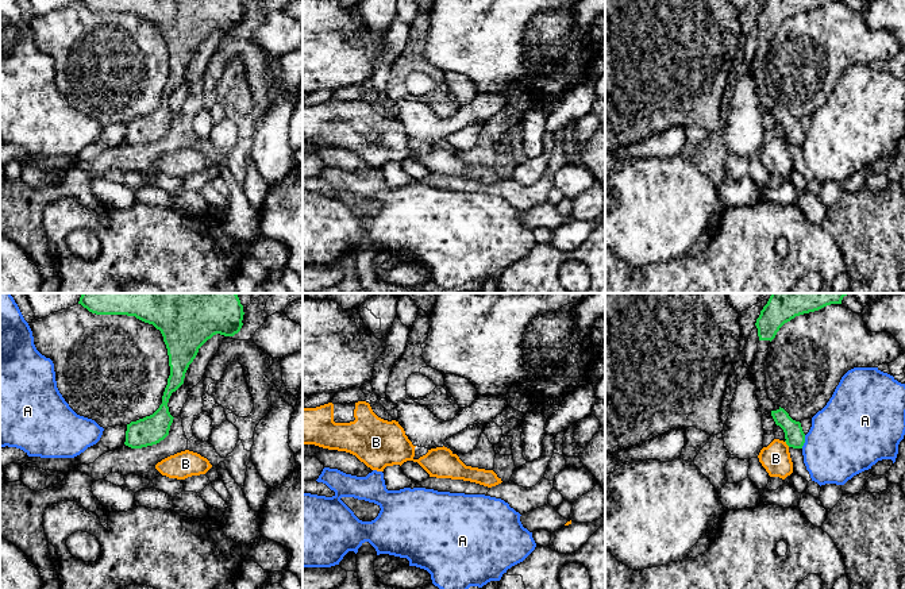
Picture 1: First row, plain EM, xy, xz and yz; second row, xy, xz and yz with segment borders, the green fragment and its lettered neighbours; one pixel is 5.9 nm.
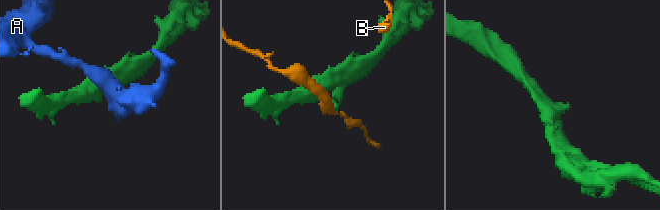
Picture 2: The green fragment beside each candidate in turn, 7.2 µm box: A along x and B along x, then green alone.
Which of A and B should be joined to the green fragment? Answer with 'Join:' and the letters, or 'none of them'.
Join: none of them

